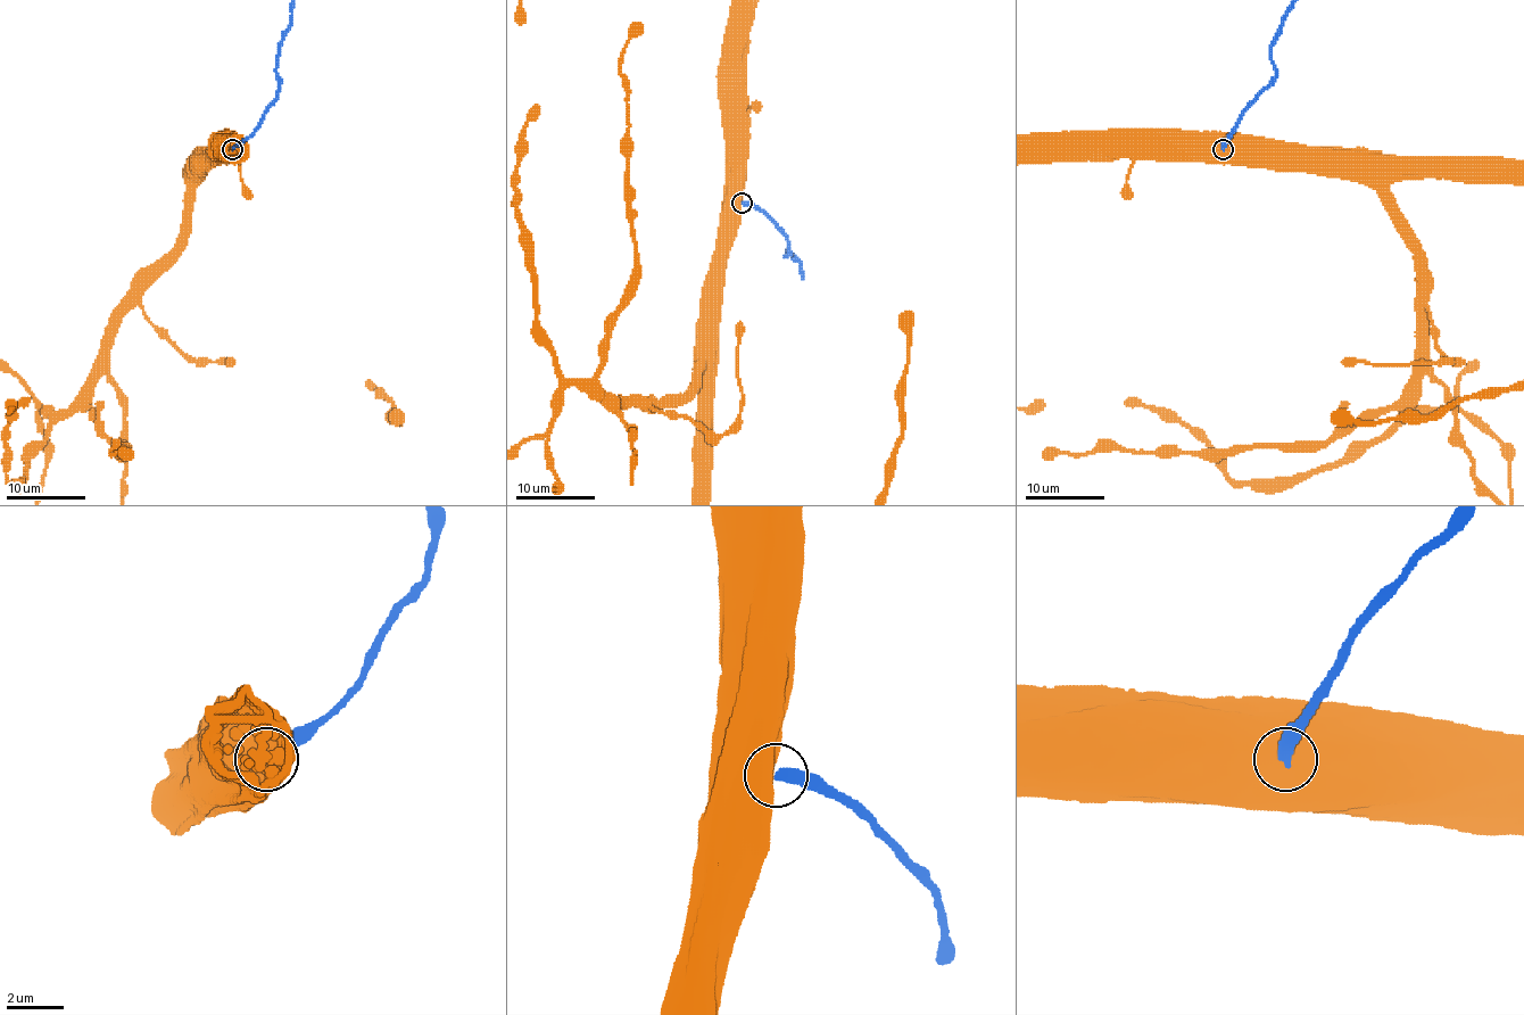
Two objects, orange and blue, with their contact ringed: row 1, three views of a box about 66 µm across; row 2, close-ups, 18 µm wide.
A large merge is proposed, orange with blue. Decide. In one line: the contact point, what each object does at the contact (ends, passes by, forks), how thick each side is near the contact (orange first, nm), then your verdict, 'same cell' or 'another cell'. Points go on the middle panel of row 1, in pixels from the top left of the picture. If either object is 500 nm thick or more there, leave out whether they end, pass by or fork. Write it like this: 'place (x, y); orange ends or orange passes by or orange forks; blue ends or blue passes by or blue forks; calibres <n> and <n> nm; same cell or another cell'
place (742, 203); calibres 850 and 360 nm; another cell

